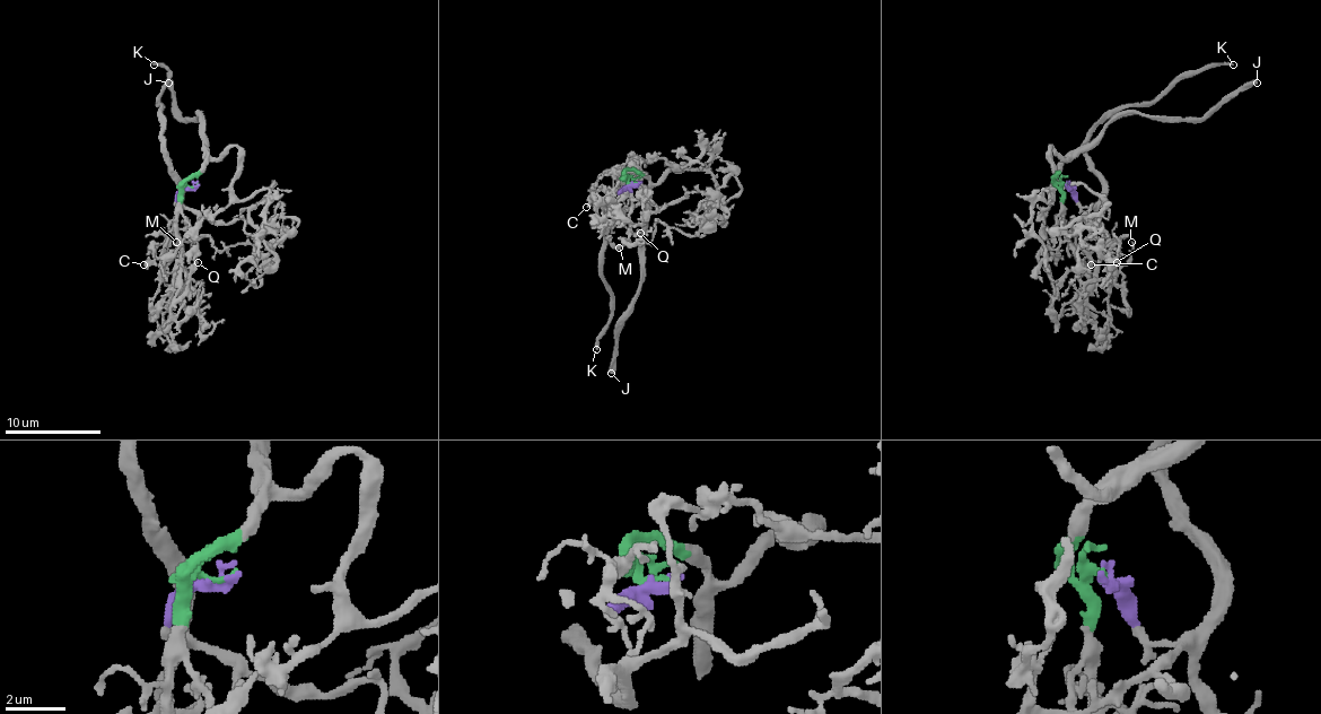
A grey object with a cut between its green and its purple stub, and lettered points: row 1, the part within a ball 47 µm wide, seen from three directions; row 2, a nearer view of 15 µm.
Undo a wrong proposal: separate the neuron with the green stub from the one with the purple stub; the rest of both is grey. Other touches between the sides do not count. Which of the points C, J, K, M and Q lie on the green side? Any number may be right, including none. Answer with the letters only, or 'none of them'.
C, J

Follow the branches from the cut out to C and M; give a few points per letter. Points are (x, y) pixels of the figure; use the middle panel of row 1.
C: (633, 182), (620, 180), (605, 201), (593, 199), (586, 206)
M: (633, 184), (620, 193), (624, 206), (620, 218), (607, 229), (617, 249), (620, 246)

